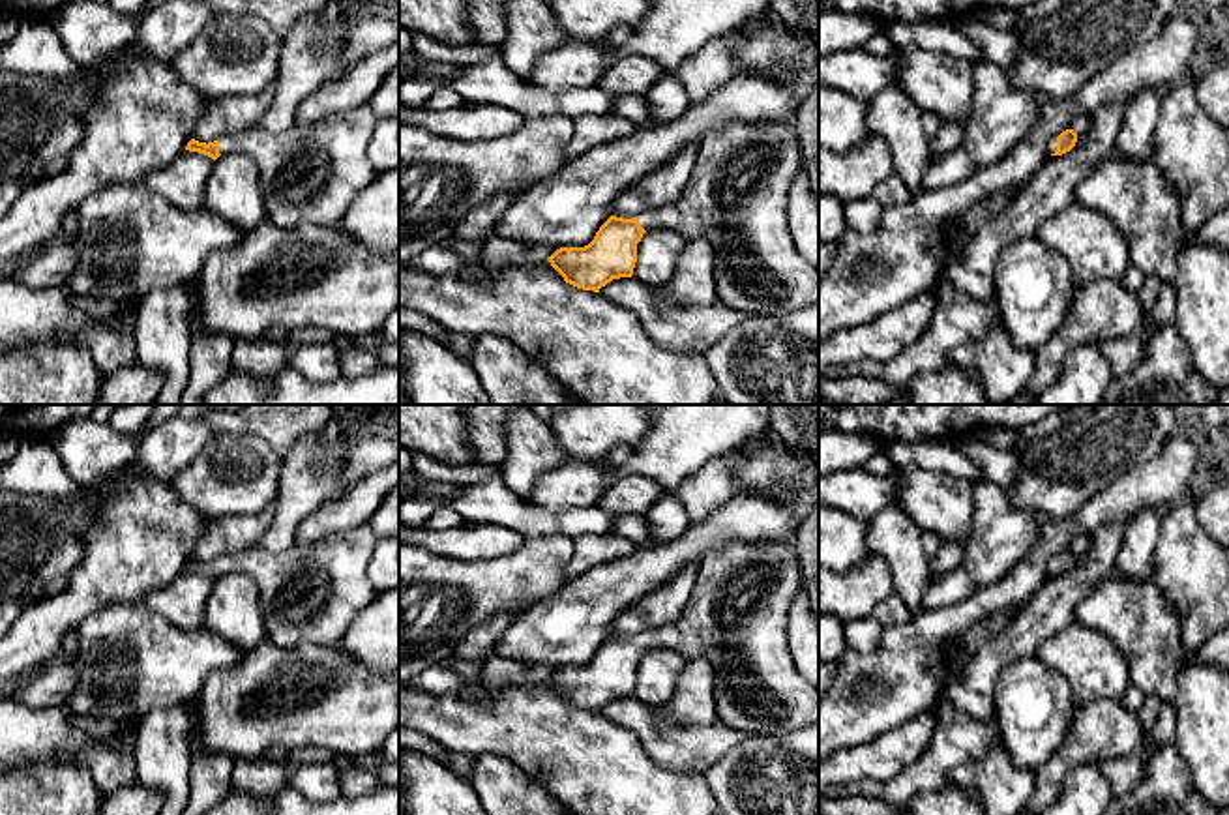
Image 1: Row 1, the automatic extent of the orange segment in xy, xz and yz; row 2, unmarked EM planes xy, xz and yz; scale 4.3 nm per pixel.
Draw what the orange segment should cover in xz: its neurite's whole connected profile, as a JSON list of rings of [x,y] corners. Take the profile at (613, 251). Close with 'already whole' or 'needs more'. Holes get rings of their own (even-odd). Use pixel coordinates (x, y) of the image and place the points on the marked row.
[[[731,124],[699,142],[697,159],[682,197],[667,208],[624,219],[611,215],[585,247],[560,247],[547,260],[566,283],[600,292],[613,279],[631,277],[637,262],[637,244],[646,230],[671,229],[686,242],[703,238],[714,245],[714,281],[718,300],[744,311],[748,317],[781,319],[792,311],[819,304],[819,268],[807,262],[789,230],[787,197],[802,169],[802,152],[792,126],[787,124]]]; needs more

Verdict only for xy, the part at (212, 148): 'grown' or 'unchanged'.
grown

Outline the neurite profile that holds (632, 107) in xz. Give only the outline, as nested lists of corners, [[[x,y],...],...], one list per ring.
[[[620,94],[609,114],[622,116],[626,120],[635,122],[637,126],[643,126],[648,122],[648,107],[643,96],[633,96],[633,94]]]

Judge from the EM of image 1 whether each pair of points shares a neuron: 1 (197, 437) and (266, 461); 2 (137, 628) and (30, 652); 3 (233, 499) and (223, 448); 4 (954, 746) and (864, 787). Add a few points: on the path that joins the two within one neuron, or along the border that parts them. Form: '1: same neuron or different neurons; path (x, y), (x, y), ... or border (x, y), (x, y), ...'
1: different neurons; border (214, 435), (178, 473)
2: different neurons; border (115, 602), (92, 611), (75, 626)
3: same neuron; path (233, 486), (233, 473), (227, 461)
4: same neuron; path (932, 767), (902, 789), (887, 789)

